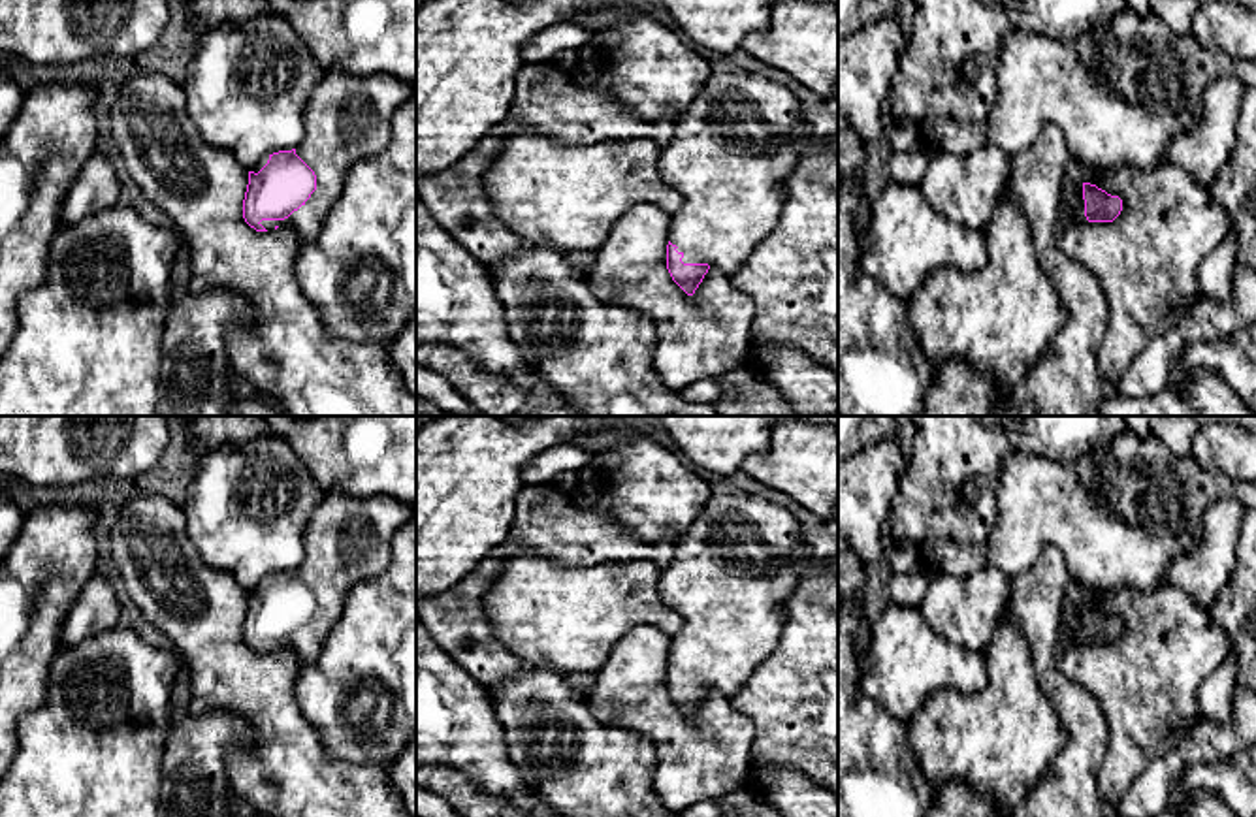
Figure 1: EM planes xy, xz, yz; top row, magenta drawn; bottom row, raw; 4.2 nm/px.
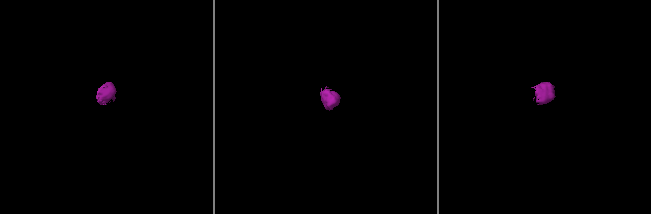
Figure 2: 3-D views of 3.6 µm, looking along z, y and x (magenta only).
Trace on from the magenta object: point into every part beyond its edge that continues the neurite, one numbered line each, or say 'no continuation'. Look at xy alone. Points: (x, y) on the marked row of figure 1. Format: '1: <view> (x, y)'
1: xy (349, 117)

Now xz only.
1: xz (729, 157)

